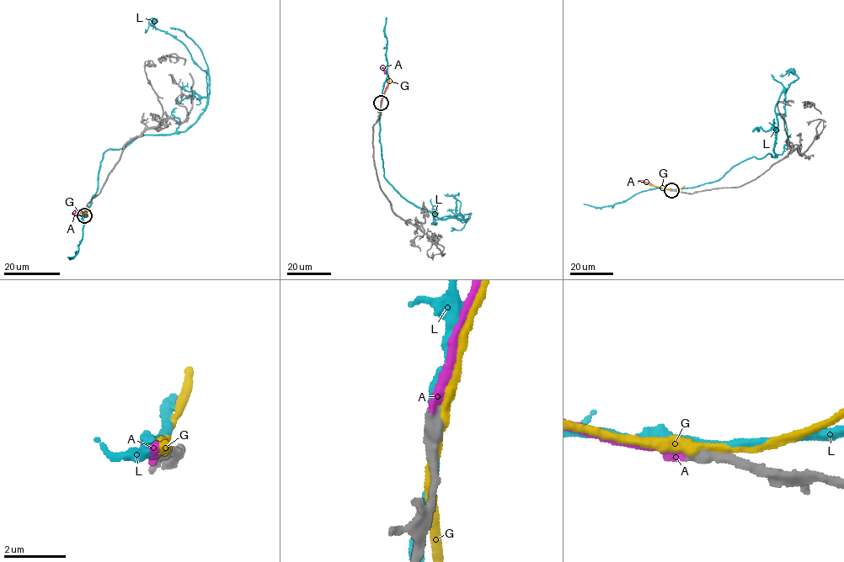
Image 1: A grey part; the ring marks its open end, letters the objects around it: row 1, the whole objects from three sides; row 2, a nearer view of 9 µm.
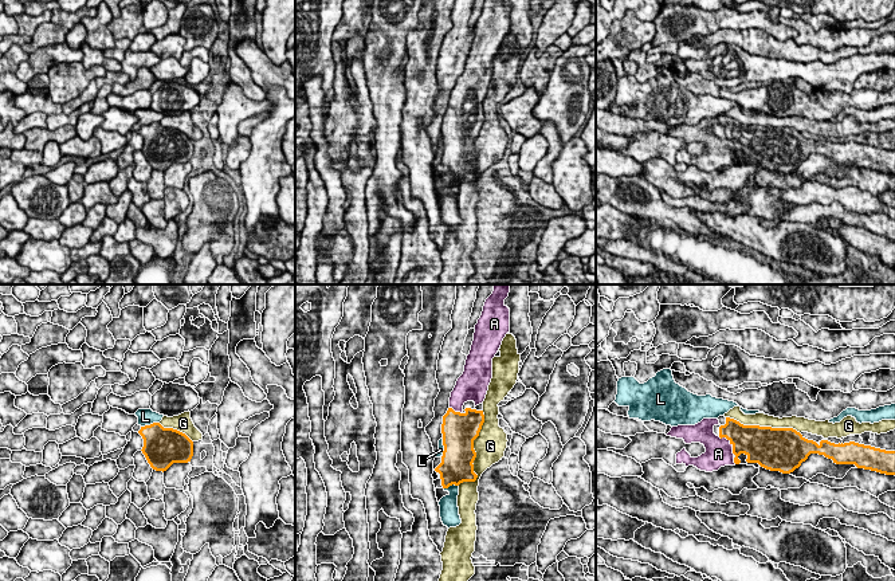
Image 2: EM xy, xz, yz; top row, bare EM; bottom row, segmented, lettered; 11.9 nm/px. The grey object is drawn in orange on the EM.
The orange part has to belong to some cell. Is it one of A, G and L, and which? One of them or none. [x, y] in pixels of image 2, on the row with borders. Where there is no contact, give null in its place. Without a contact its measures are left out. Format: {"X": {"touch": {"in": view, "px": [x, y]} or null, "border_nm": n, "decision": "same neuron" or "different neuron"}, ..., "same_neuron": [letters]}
{"A": {"touch": {"in": "yz", "px": [730, 443]}, "border_nm": 300, "decision": "same neuron"}, "G": {"touch": {"in": "xz", "px": [475, 456]}, "border_nm": 900, "decision": "different neuron"}, "L": {"touch": {"in": "xy", "px": [150, 424]}, "border_nm": 240, "decision": "different neuron"}, "same_neuron": ["A"]}

